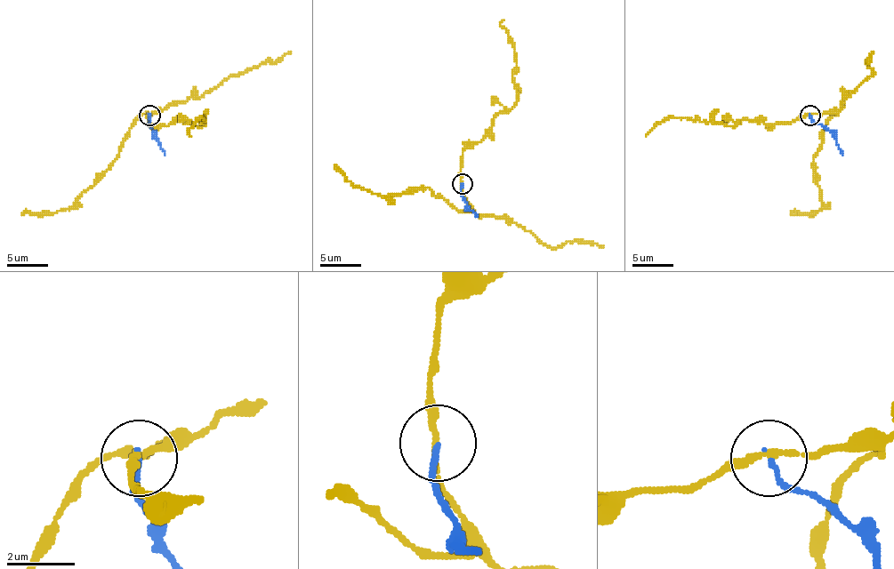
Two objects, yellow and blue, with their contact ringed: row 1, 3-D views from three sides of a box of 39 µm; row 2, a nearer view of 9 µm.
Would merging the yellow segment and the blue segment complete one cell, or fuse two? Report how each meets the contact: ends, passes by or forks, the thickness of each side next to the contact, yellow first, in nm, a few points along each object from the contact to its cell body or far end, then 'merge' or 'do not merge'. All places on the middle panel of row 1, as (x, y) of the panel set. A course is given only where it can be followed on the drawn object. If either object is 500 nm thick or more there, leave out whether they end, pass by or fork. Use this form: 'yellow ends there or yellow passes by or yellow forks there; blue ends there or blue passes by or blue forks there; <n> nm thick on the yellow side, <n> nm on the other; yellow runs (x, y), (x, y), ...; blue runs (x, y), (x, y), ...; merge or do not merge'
yellow passes by; blue ends there; 170 nm thick on the yellow side, 140 nm on the other; yellow runs (463, 183), (461, 189), (469, 204), (467, 210), (456, 210), (427, 188), (384, 196), (355, 188), (334, 164); blue runs (463, 183), (461, 196), (477, 216); do not merge

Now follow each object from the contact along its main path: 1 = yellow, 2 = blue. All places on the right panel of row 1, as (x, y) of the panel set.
1: (809, 116), (836, 114), (822, 130), (813, 159), (822, 206), (791, 215)
2: (809, 116), (836, 139), (842, 155)

